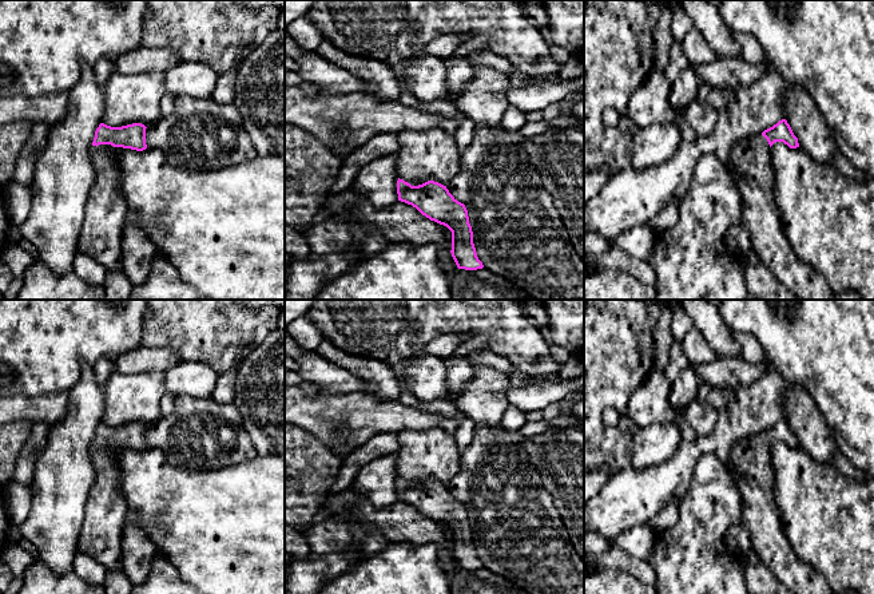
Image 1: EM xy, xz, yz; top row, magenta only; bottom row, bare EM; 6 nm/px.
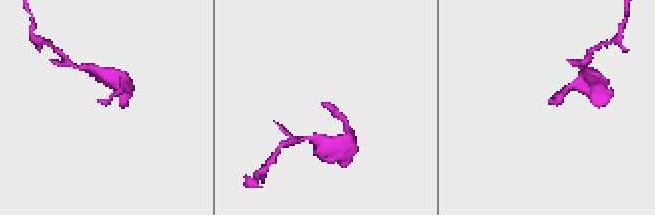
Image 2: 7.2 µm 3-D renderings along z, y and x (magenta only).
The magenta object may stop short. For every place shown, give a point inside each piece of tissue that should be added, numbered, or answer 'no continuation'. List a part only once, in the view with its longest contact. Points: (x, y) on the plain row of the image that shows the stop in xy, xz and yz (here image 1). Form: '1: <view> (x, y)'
1: xy (100, 535)

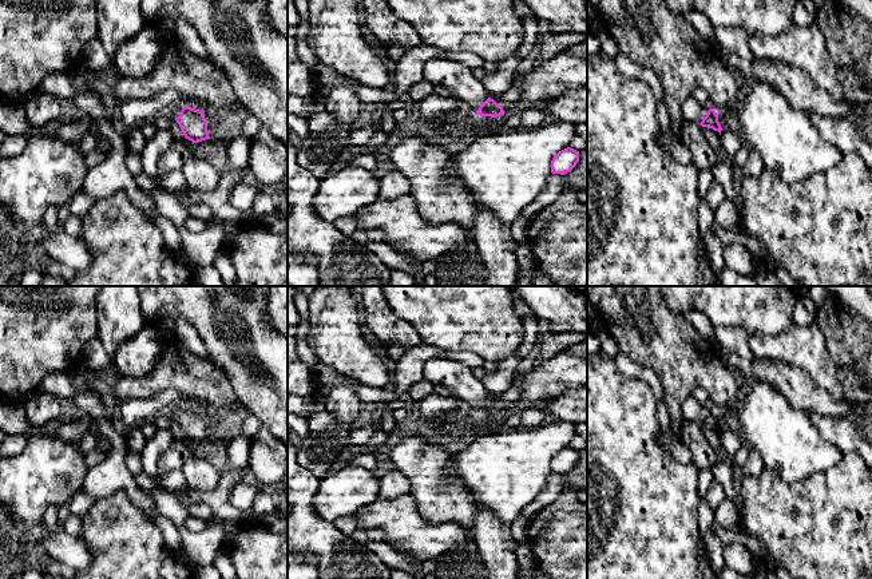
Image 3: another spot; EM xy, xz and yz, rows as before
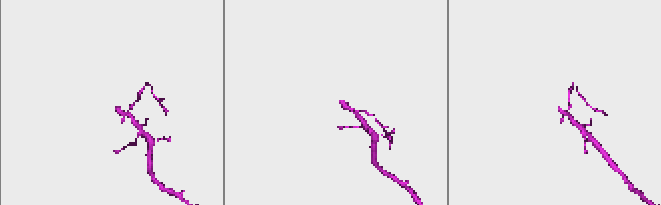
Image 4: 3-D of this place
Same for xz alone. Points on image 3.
1: xz (458, 377)

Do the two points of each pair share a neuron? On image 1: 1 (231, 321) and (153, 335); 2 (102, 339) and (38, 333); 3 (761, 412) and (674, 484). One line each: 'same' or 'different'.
1: same
2: same
3: same

